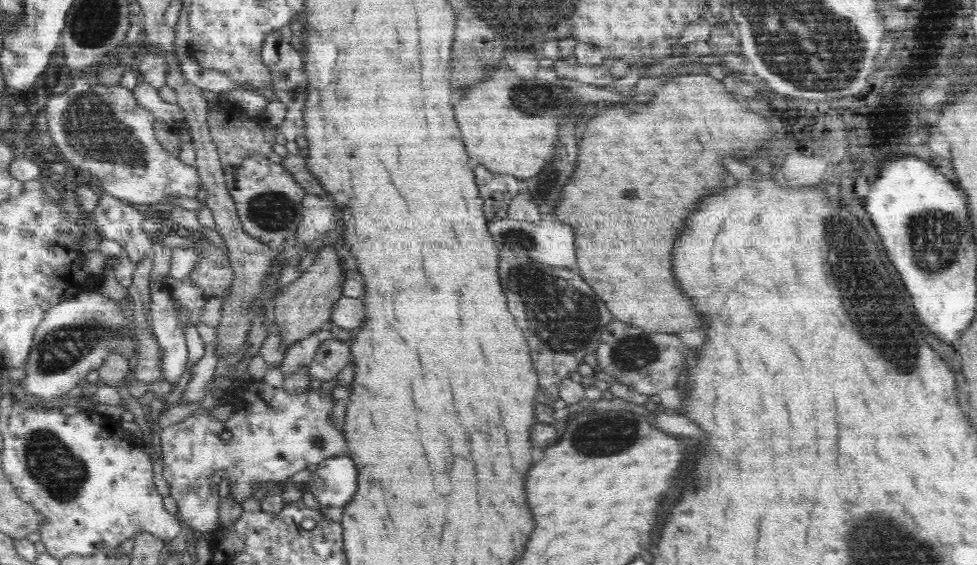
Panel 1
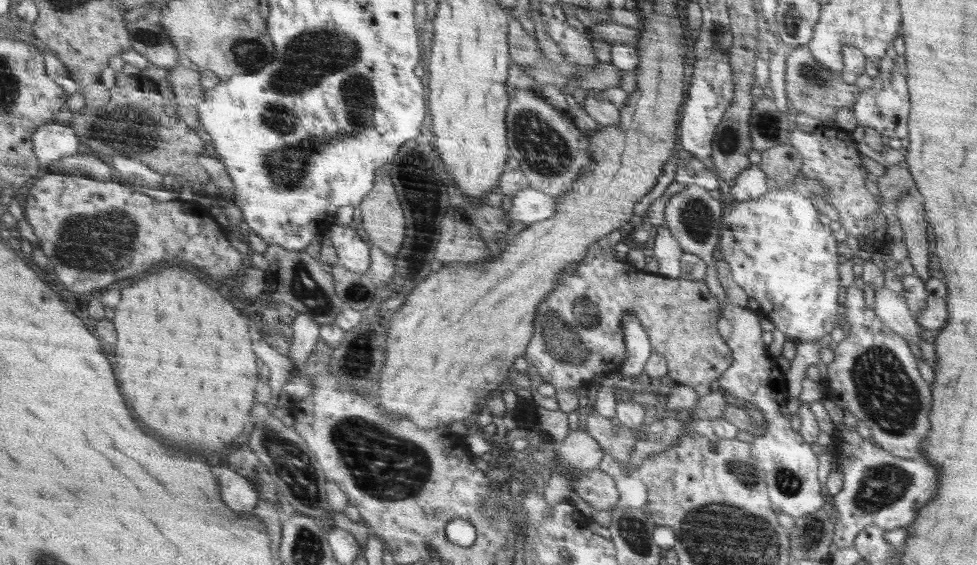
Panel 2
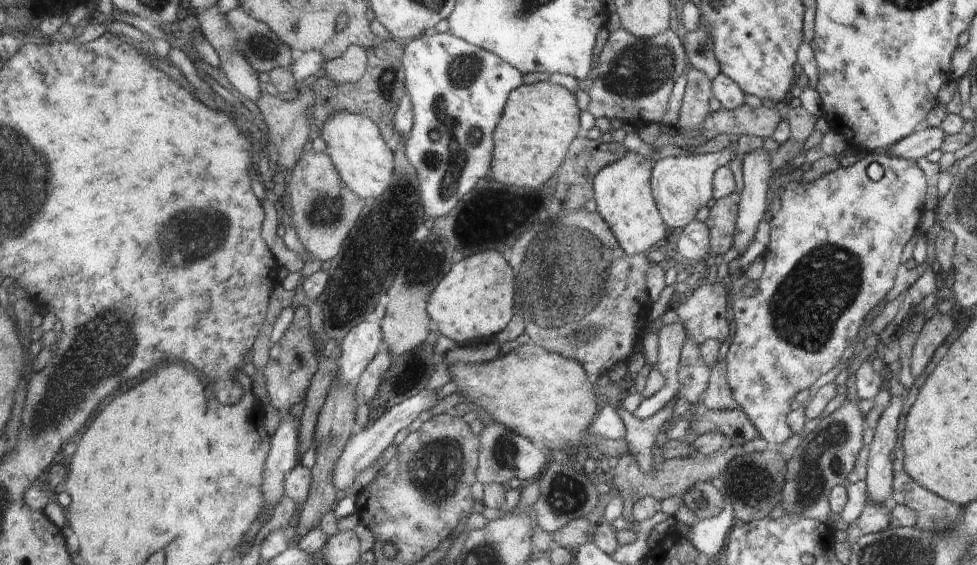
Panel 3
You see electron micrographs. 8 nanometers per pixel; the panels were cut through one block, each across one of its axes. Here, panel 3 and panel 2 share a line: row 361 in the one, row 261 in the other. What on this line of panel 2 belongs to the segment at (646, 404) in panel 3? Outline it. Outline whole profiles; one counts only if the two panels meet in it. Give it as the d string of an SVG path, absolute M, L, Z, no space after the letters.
M666 220L658 227L654 240L654 258L659 263L659 274L672 279L682 276L682 256L685 252L672 236Z

